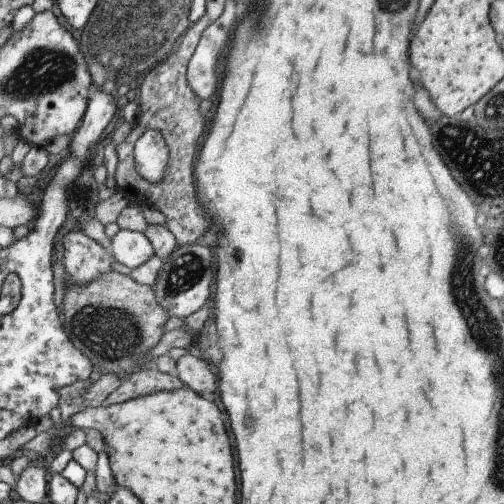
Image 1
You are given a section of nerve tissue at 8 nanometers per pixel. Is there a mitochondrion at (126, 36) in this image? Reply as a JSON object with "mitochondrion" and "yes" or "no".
{"mitochondrion":"yes"}

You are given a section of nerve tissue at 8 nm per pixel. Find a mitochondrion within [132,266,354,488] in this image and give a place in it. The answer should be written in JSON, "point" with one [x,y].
{"point":[247,420]}

